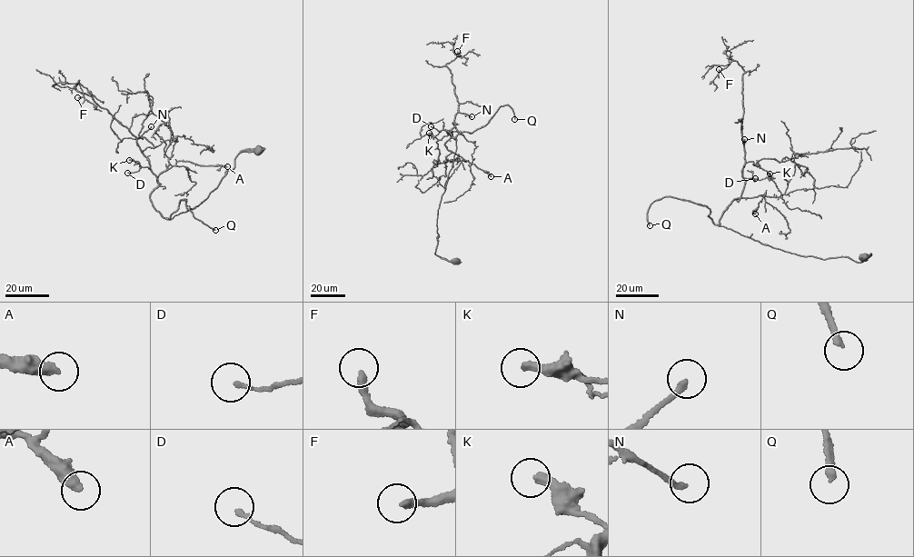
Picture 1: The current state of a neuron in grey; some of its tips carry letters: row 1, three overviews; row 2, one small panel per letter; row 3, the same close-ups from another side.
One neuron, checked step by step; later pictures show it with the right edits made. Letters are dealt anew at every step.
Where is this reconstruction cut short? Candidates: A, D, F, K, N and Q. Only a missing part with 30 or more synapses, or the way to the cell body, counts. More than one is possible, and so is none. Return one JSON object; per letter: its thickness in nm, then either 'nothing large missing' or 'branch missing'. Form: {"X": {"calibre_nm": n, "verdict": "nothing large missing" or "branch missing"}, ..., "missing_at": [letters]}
{"A": {"calibre_nm": 400, "verdict": "branch missing"}, "D": {"calibre_nm": 140, "verdict": "nothing large missing"}, "F": {"calibre_nm": 280, "verdict": "nothing large missing"}, "K": {"calibre_nm": 300, "verdict": "nothing large missing"}, "N": {"calibre_nm": 220, "verdict": "branch missing"}, "Q": {"calibre_nm": 240, "verdict": "branch missing"}, "missing_at": ["A", "N", "Q"]}

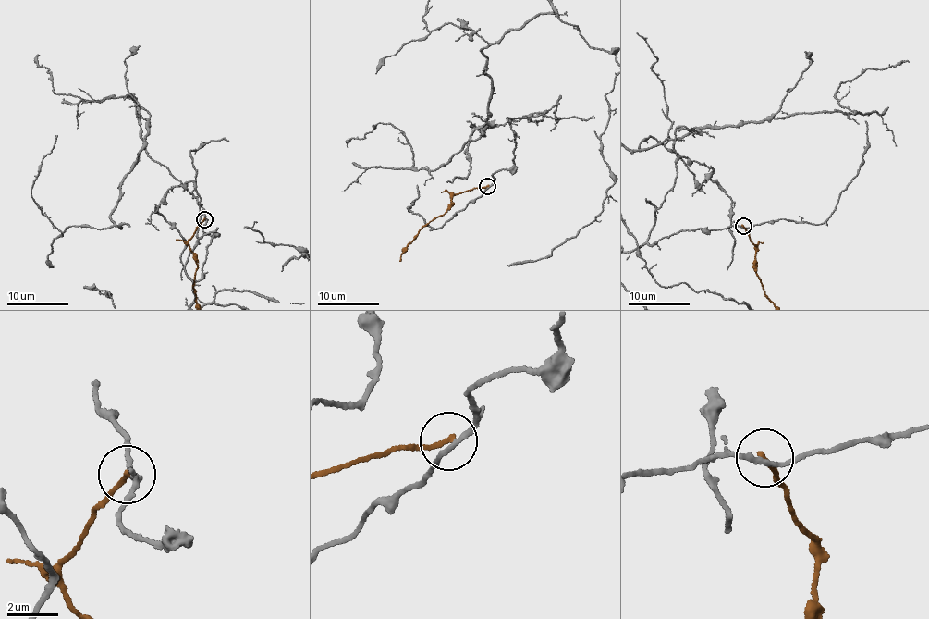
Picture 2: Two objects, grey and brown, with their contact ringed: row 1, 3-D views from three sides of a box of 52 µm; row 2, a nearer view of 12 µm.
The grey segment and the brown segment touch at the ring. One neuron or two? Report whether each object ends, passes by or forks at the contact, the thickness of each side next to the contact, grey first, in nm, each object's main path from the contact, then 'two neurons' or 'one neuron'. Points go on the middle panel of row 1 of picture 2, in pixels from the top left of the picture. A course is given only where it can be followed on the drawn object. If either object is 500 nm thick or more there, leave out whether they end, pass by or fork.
grey passes by; brown ends; calibres 180 and 200 nm; course brown (487, 186), (454, 195), (446, 210), (426, 225), (399, 255), (400, 262); two neurons

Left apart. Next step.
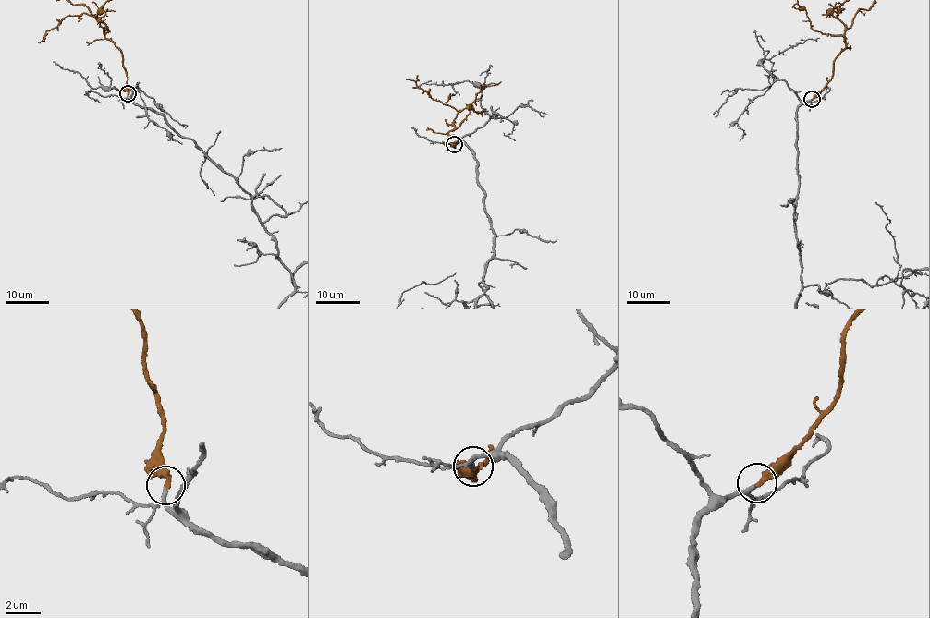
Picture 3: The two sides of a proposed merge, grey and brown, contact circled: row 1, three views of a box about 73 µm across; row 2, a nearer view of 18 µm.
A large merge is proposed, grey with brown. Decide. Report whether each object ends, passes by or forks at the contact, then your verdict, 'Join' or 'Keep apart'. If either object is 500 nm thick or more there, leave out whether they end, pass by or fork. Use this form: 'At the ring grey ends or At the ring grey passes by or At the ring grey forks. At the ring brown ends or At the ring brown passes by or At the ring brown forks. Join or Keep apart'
At the ring grey passes by. At the ring brown ends. Join

